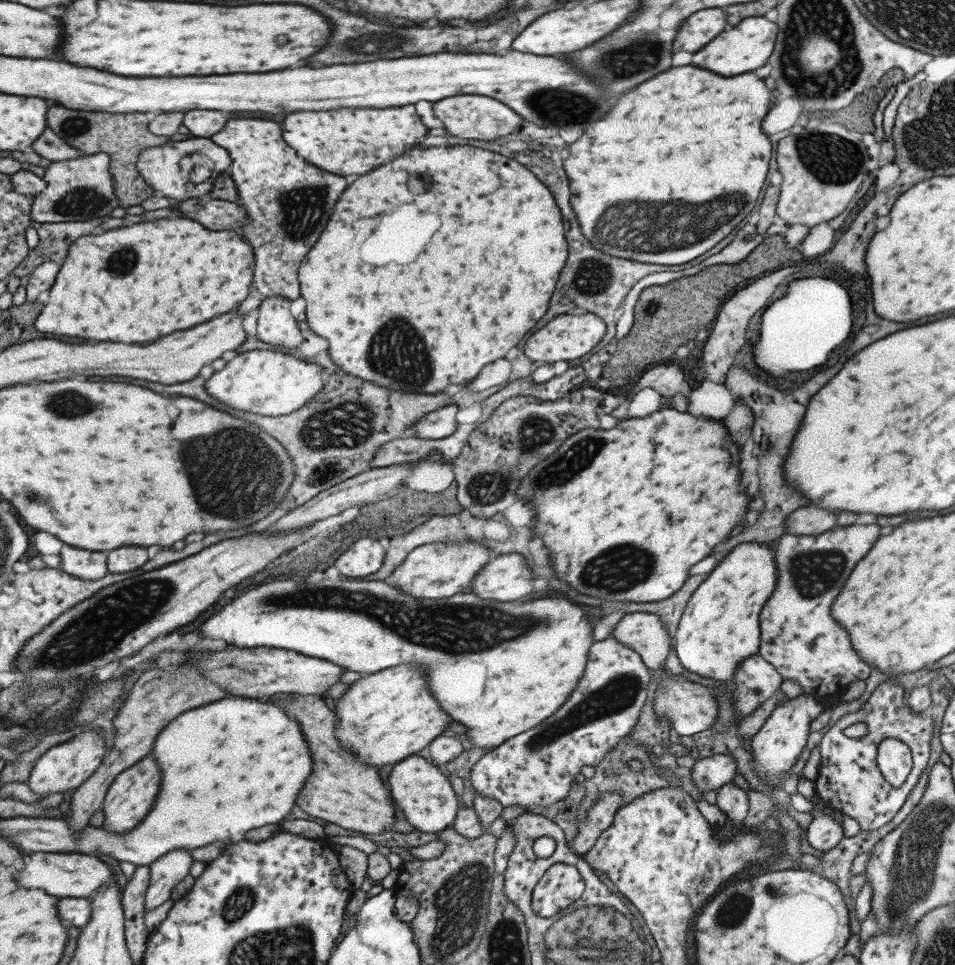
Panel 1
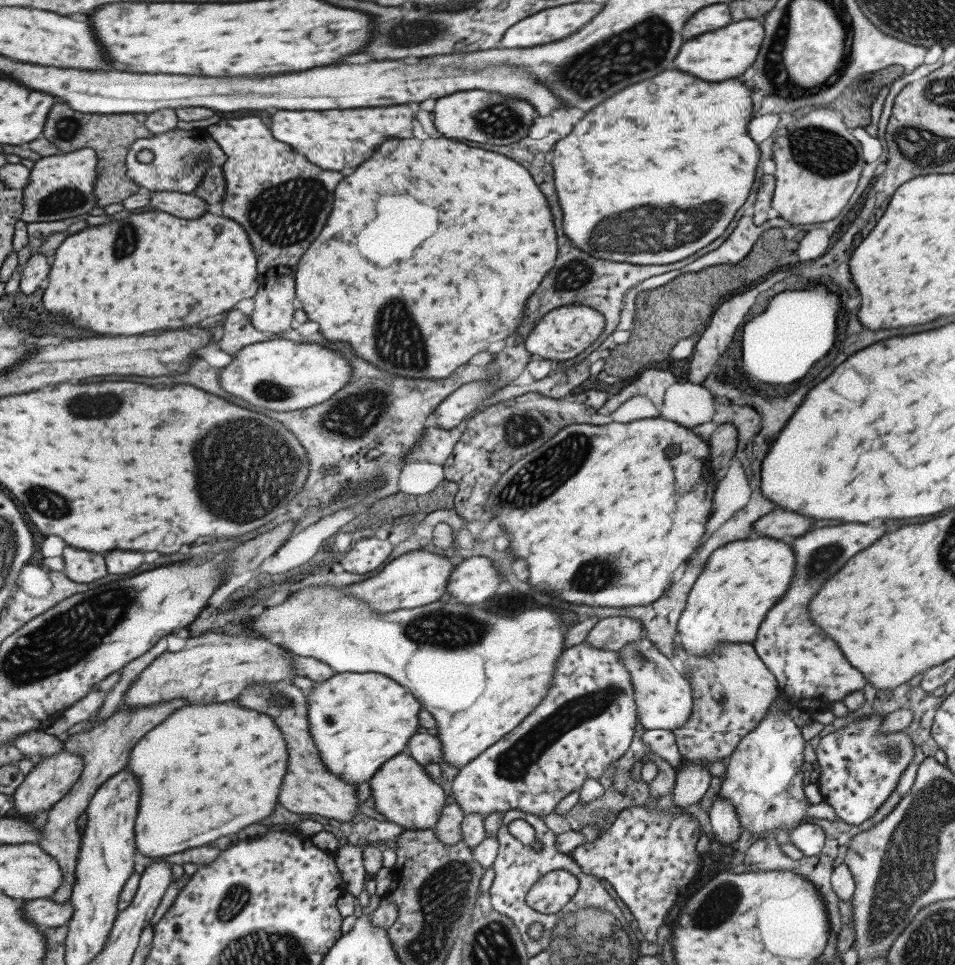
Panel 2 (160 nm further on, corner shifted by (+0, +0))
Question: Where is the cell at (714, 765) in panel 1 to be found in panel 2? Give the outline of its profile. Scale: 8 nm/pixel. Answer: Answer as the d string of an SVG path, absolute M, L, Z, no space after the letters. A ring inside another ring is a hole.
M684 762L672 775L674 787L671 800L674 806L681 809L698 803L712 778L703 766L693 762Z

